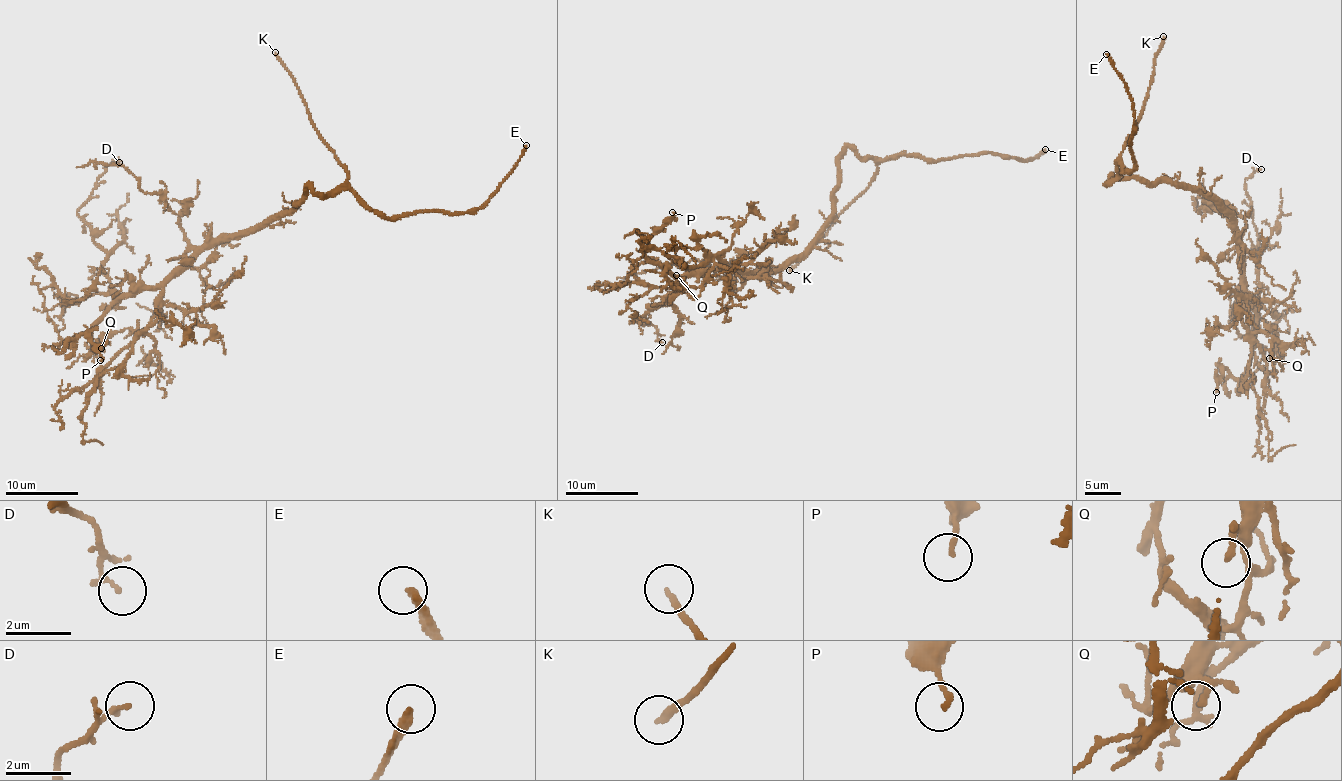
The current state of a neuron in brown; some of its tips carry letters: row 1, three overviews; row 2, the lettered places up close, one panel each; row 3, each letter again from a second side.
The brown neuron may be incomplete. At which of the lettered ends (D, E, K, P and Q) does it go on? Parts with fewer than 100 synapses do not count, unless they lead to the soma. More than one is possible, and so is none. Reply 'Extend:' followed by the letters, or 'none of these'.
Extend: E, K

